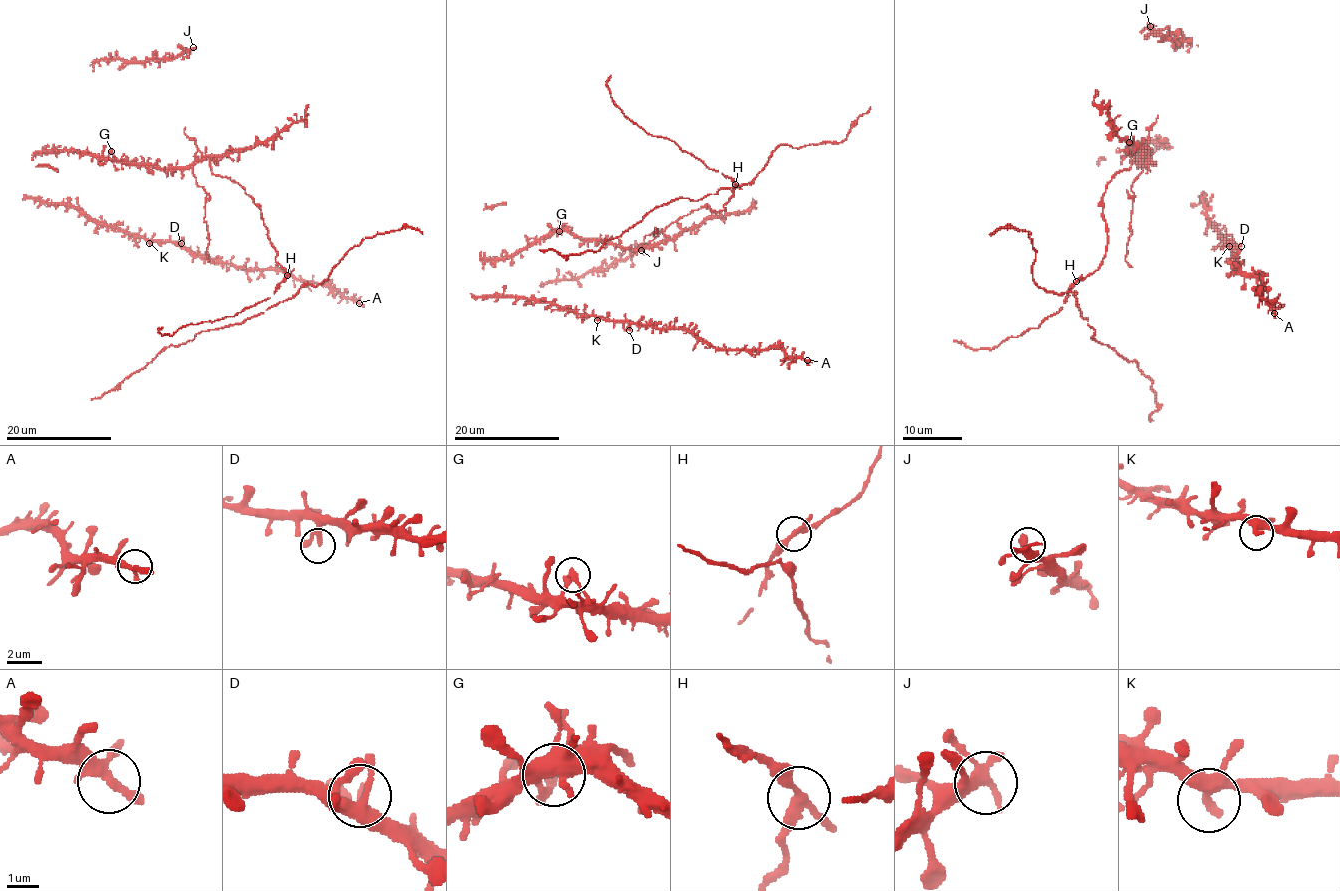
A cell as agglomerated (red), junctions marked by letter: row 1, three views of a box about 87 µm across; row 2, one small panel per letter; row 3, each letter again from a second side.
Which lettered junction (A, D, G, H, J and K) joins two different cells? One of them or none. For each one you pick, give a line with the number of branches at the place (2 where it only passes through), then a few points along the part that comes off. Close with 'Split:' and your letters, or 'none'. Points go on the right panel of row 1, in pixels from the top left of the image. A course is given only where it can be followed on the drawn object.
H: Branches: 3. Course of the part to remove: (1076, 282), (1092, 274), (1105, 254), (1105, 186), (1146, 140), (1144, 167), (1131, 188), (1125, 259), (1132, 267)
Split: H

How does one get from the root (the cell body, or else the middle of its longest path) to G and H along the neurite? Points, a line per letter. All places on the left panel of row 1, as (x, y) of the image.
G: (145, 165), (125, 165), (111, 151)
H: (145, 165), (188, 167), (198, 149), (214, 174), (235, 181), (261, 210), (275, 261), (287, 275)

